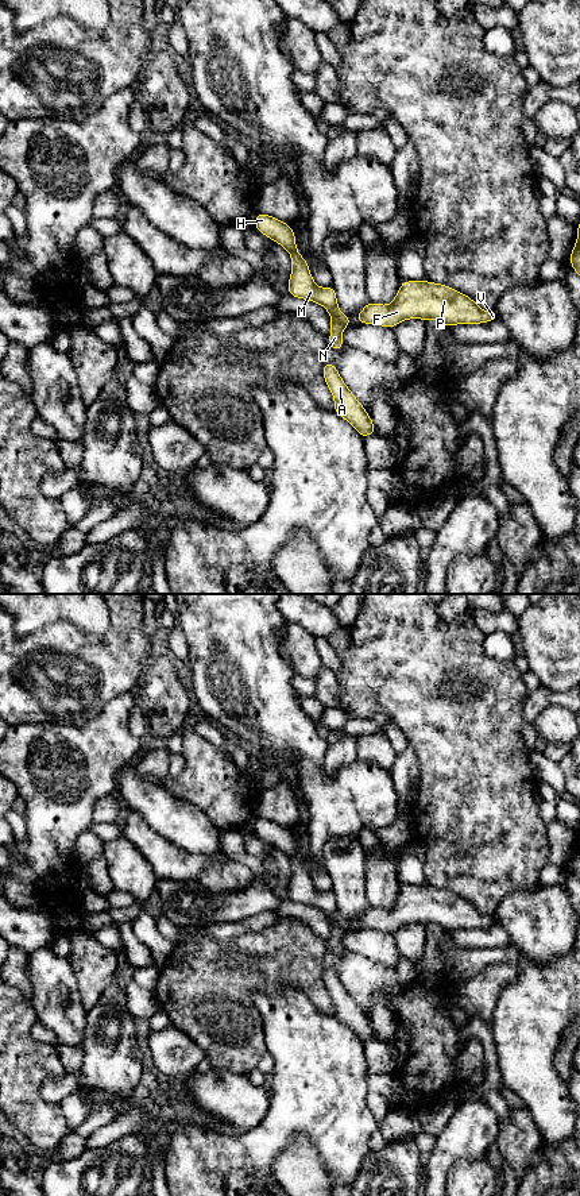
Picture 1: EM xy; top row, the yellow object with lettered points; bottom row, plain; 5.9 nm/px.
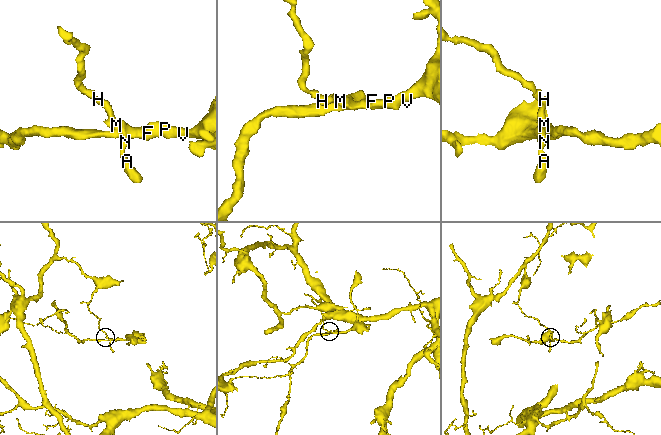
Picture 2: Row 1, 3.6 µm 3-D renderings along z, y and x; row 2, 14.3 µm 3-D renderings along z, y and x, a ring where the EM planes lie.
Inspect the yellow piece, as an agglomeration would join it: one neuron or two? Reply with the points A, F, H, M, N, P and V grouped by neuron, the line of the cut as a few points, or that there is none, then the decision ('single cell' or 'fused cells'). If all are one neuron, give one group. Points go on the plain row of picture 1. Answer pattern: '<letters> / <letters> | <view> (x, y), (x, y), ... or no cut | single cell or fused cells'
A H M N / F P V | xy (332, 923), (339, 923), (345, 930) | fused cells

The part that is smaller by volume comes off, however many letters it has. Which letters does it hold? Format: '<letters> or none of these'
F, P, V

